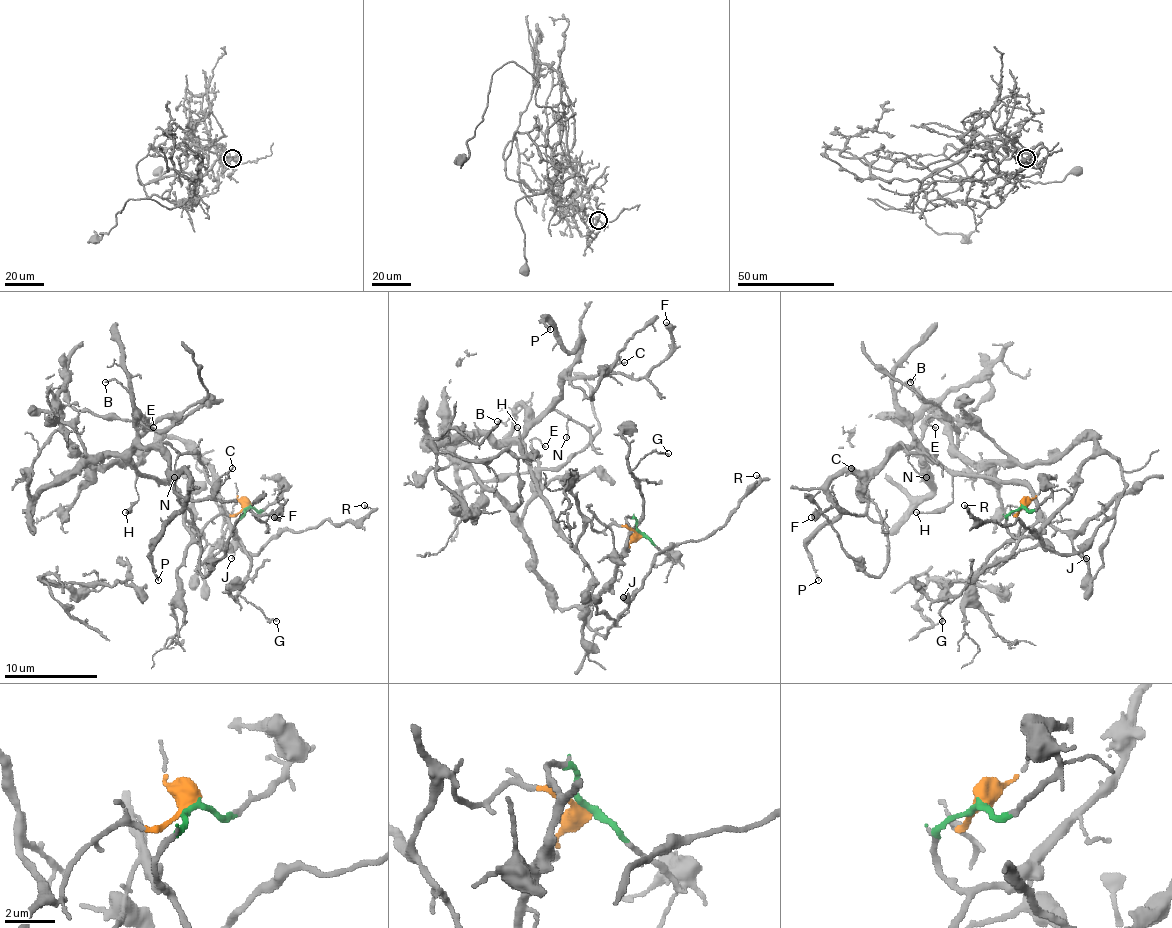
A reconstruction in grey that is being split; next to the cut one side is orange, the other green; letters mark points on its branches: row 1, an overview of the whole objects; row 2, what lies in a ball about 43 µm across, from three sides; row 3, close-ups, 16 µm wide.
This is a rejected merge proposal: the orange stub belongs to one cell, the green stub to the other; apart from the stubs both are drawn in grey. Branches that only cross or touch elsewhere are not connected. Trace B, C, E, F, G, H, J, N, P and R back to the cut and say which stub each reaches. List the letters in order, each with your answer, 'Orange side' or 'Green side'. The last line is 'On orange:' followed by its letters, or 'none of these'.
B: Orange side
C: Orange side
E: Green side
F: Orange side
G: Green side
H: Orange side
J: Green side
N: Orange side
P: Orange side
R: Green side
On orange: B, C, F, H, N, P

